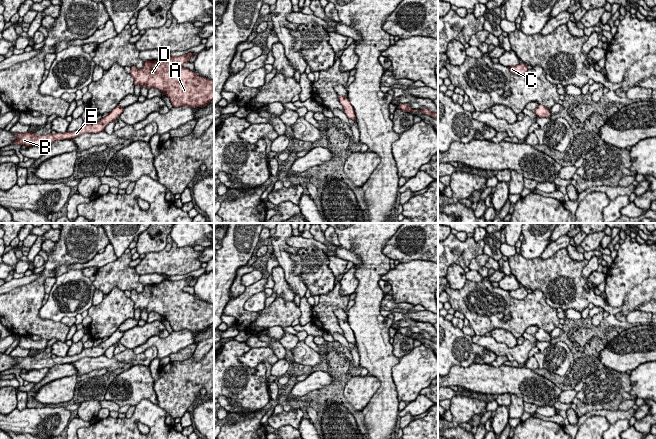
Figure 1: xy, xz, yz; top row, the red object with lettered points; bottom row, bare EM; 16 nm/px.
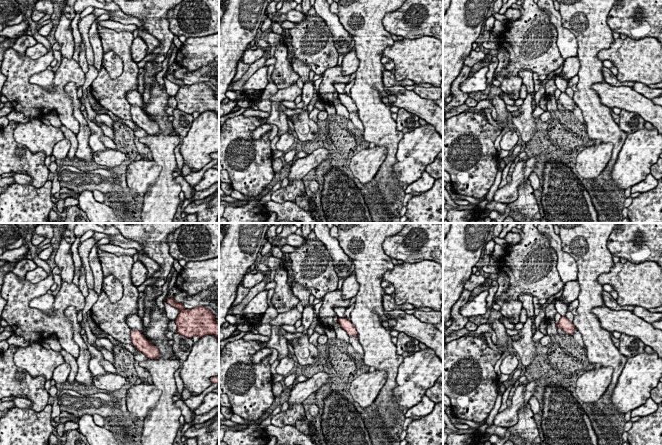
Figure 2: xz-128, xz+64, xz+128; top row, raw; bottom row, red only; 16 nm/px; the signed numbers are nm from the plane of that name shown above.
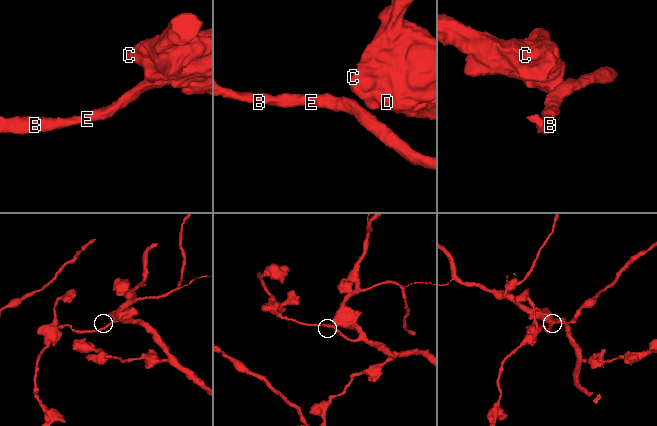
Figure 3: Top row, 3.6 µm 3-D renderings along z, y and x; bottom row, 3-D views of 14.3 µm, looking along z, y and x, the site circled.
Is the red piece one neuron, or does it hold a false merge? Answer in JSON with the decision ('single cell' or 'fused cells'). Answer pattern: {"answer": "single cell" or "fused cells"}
{"answer": "single cell"}

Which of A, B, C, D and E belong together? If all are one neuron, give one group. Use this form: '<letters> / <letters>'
A B C D E

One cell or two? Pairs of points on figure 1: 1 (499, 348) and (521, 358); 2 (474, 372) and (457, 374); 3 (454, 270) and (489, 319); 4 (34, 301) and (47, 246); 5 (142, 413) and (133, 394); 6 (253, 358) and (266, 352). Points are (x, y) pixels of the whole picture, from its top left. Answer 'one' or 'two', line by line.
1: one
2: one
3: two
4: two
5: two
6: one

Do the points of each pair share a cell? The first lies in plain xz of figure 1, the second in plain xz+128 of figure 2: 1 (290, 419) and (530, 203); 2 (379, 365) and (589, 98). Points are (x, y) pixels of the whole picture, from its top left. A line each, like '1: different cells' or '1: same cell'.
1: different cells
2: same cell

